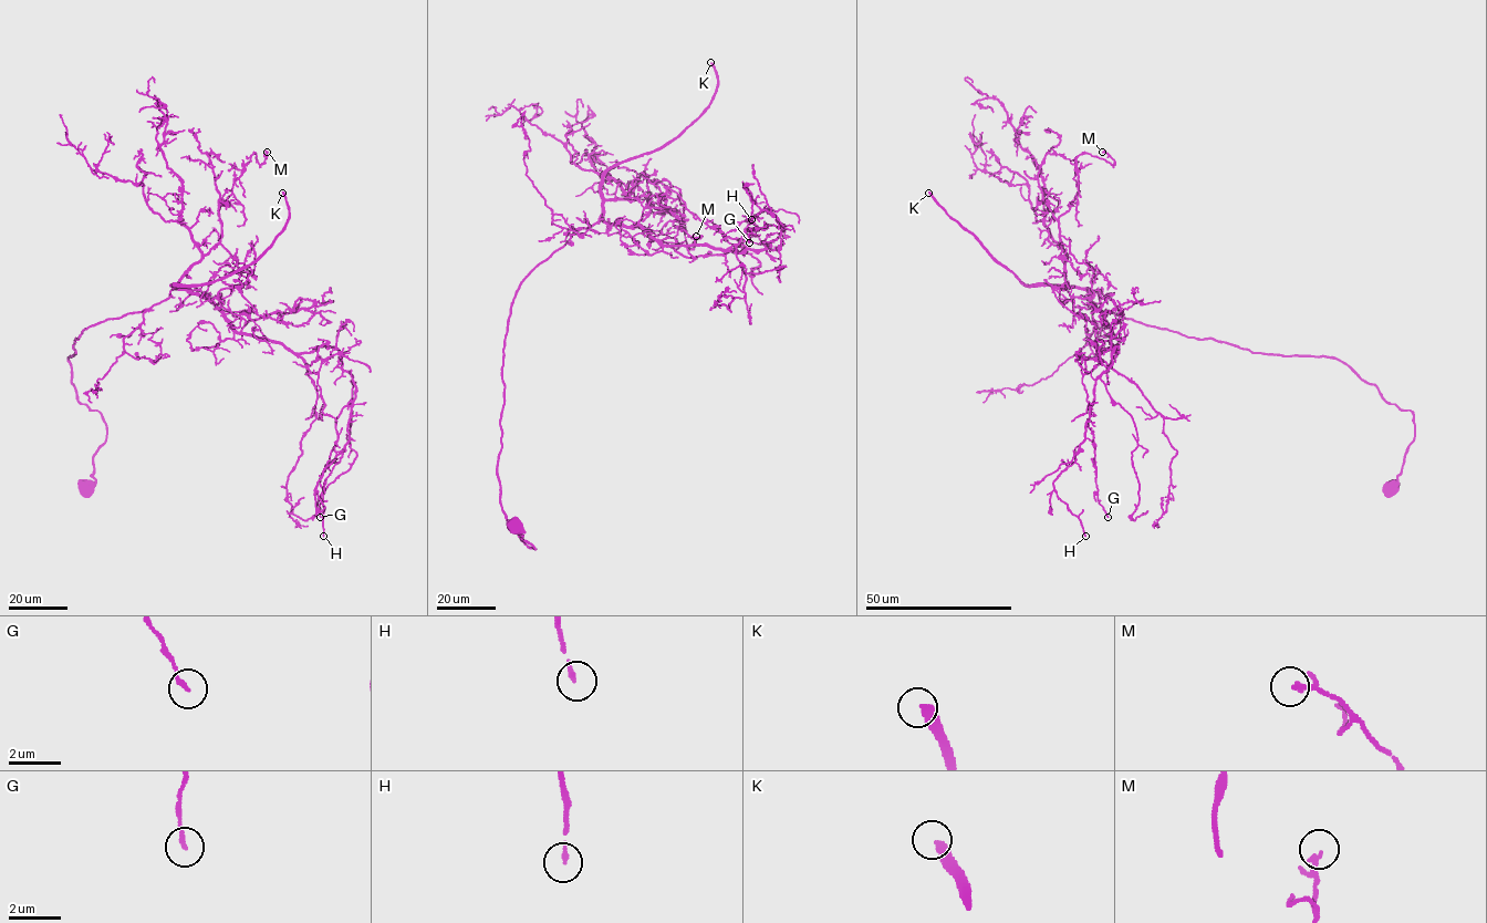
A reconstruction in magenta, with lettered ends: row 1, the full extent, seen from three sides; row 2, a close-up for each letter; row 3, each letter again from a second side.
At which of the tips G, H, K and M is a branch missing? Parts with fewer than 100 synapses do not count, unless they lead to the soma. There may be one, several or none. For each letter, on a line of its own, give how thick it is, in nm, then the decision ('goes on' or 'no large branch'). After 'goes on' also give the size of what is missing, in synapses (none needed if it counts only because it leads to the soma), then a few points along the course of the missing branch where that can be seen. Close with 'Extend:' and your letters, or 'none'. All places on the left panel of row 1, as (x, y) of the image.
G: 160 nm | no large branch
H: 140 nm | no large branch
K: 340 nm | goes on | 750 syn | (282, 193), (212, 126), (199, 132), (217, 110), (191, 55), (157, 68), (155, 118), (182, 146), (165, 156)
M: 130 nm | no large branch
Extend: K

